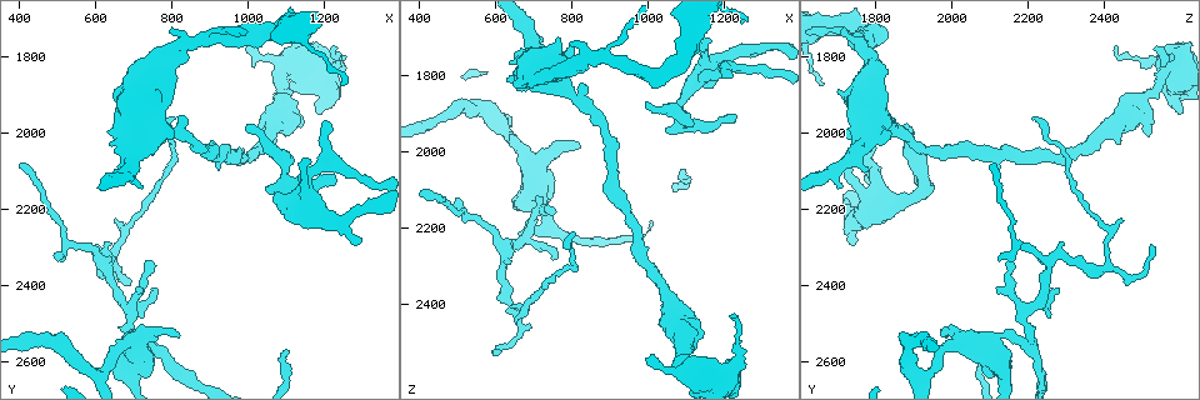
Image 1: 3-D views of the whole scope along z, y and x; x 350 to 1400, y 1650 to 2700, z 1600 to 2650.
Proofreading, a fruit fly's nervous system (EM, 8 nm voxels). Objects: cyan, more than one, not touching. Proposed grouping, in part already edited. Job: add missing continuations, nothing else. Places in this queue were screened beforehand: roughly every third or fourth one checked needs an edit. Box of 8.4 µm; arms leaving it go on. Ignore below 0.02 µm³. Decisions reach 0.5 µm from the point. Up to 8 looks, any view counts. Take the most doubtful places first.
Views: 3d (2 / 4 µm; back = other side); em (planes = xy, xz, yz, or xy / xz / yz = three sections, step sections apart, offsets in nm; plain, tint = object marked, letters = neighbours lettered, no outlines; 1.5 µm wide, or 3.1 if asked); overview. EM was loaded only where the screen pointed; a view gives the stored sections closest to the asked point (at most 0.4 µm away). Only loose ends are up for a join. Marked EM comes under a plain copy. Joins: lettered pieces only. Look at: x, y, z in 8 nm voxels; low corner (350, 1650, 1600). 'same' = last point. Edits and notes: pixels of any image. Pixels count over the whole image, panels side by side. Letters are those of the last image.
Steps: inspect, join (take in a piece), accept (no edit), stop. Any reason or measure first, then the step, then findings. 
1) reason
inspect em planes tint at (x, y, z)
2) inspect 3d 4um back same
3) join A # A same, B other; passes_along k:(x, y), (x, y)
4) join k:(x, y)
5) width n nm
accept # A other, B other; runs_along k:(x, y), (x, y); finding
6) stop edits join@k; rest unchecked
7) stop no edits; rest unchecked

an open end
inspect em xy step 4 letters at (1000, 1985, 1880)

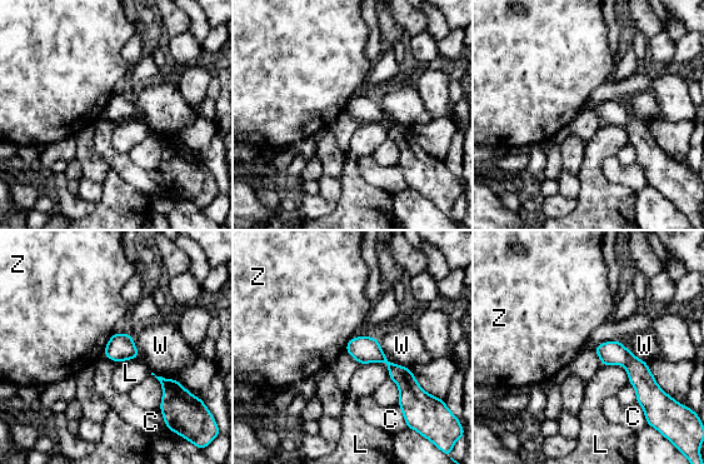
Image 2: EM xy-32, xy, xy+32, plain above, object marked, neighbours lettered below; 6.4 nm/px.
inspect em planes letters same

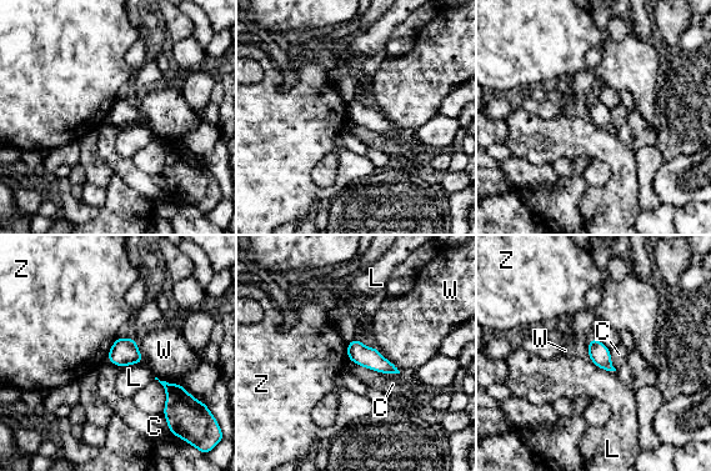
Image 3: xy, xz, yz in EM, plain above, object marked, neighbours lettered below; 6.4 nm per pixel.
accept # C other, L other, W other, Z other; no lettered piece goes on from it

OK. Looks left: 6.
free end
inspect 3d 4um at (1170, 2075, 1705)

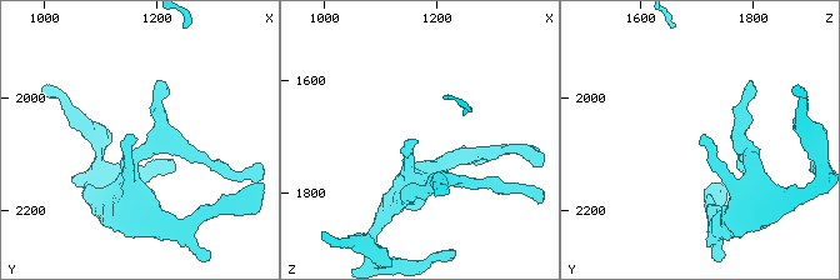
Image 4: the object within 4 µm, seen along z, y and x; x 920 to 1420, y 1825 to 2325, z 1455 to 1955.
need the tissue
inspect em planes tint at (1160, 2075, 1700)

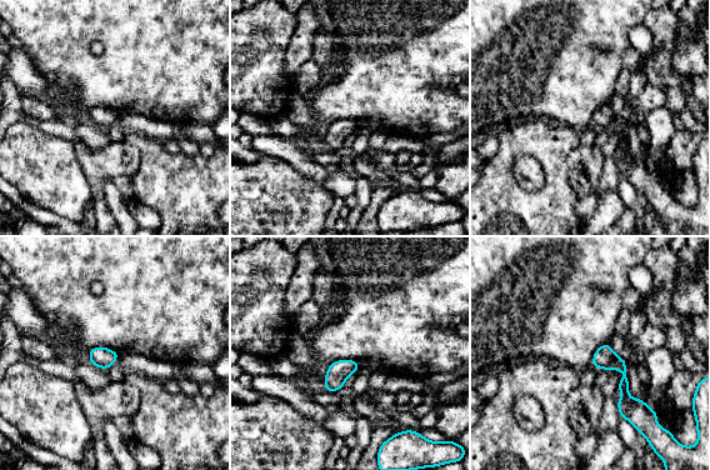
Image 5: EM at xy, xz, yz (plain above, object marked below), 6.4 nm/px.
inspect em planes letters same

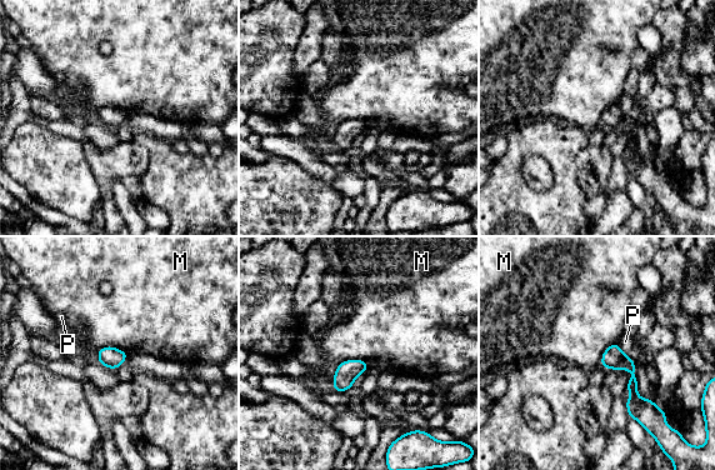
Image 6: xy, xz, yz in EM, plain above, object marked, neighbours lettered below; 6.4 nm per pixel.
accept # M other, P other; none of them fits

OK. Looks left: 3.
free end
inspect em planes letters at (600, 2295, 2530)

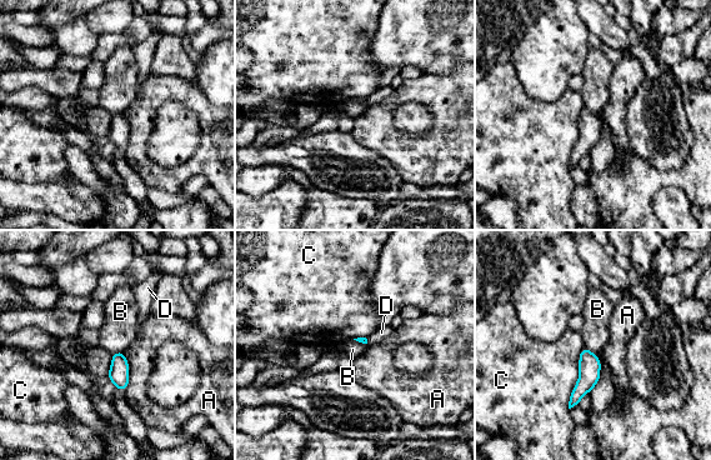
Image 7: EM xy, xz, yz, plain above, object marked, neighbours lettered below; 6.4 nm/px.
accept # A other, B other, C other, D other; border 7:(584, 346), (596, 355); none of them fits

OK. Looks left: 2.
stop no edits; rest unchecked

